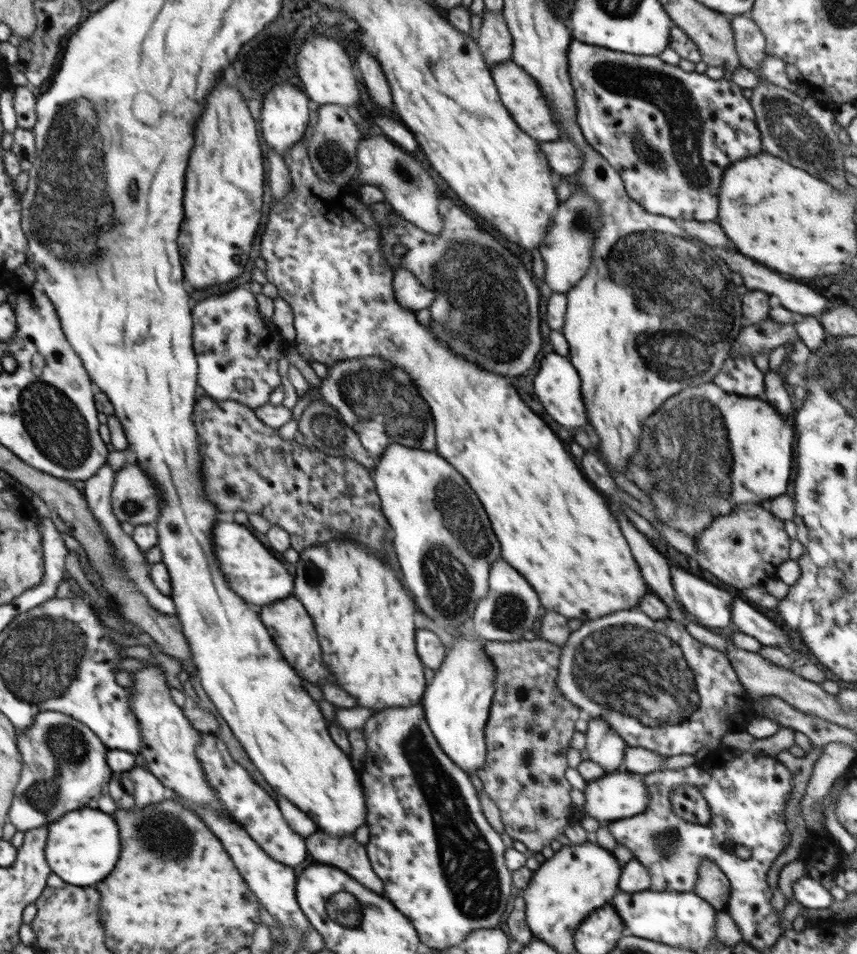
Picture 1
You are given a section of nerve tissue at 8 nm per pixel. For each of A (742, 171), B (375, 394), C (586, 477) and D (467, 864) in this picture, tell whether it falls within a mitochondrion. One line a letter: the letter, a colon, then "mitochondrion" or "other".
A: other
B: mitochondrion
C: other
D: mitochondrion

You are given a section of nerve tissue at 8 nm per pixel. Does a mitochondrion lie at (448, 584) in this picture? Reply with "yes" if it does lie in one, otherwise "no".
yes

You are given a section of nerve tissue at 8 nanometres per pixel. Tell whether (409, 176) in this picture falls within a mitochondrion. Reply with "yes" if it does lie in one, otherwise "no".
yes

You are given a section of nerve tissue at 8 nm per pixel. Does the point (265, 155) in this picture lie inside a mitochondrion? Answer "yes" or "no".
no

